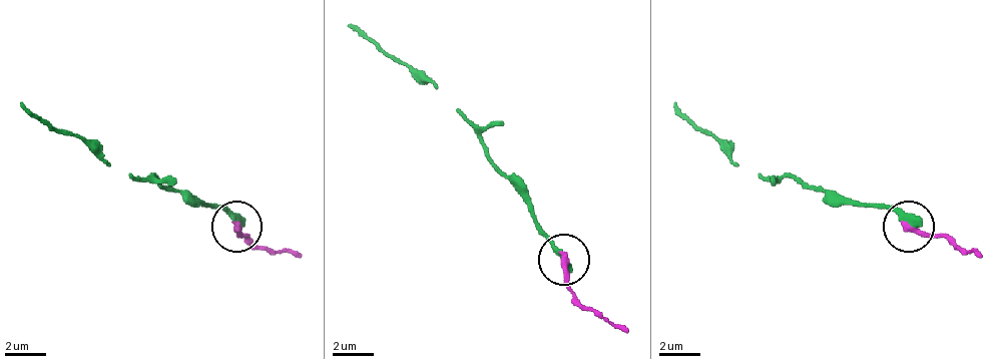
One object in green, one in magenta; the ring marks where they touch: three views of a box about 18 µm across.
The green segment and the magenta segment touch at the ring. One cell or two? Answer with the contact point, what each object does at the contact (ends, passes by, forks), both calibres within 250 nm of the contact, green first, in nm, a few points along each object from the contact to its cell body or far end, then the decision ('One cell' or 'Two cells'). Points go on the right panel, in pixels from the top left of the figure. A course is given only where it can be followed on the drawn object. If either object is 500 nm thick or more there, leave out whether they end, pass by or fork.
Place: (909, 226). At the ring green ends. At the ring magenta ends. Thickness 460 nm (green) against 360 nm. Course of green: (910, 228), (885, 207), (834, 202), (783, 176), (737, 166), (676, 100). Course of magenta: (910, 228), (940, 233), (956, 248), (981, 258). One cell

